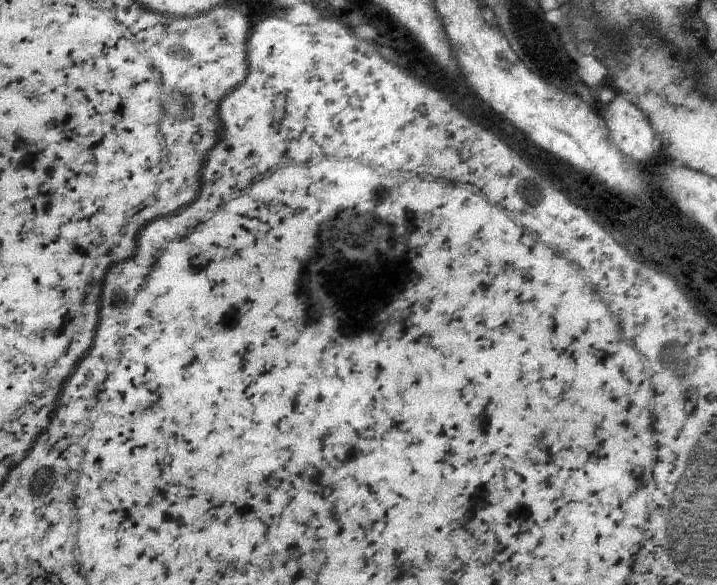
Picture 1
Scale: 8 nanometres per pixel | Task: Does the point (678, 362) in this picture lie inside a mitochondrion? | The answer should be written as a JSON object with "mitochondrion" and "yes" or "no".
{"mitochondrion":"yes"}

